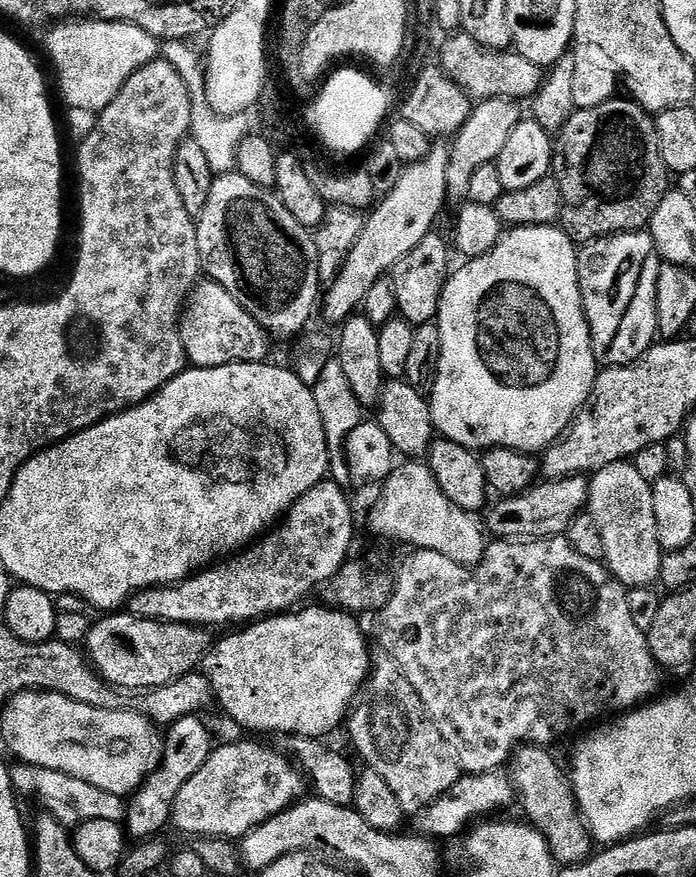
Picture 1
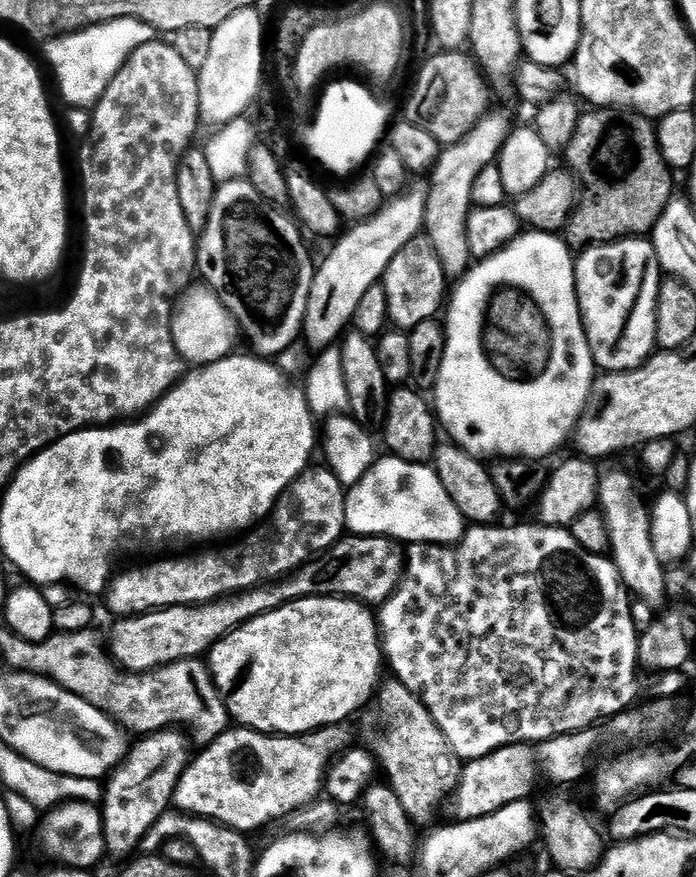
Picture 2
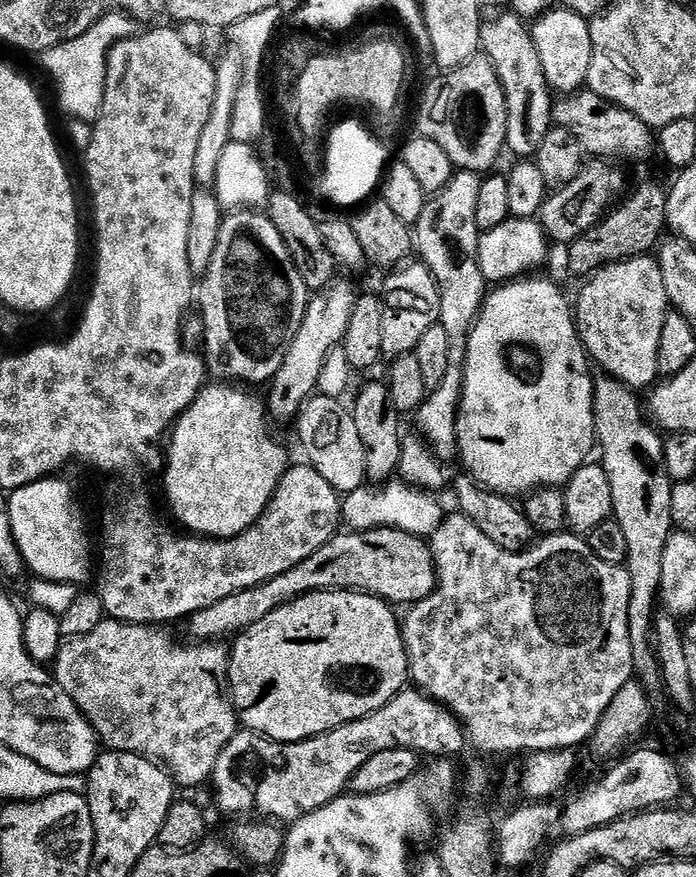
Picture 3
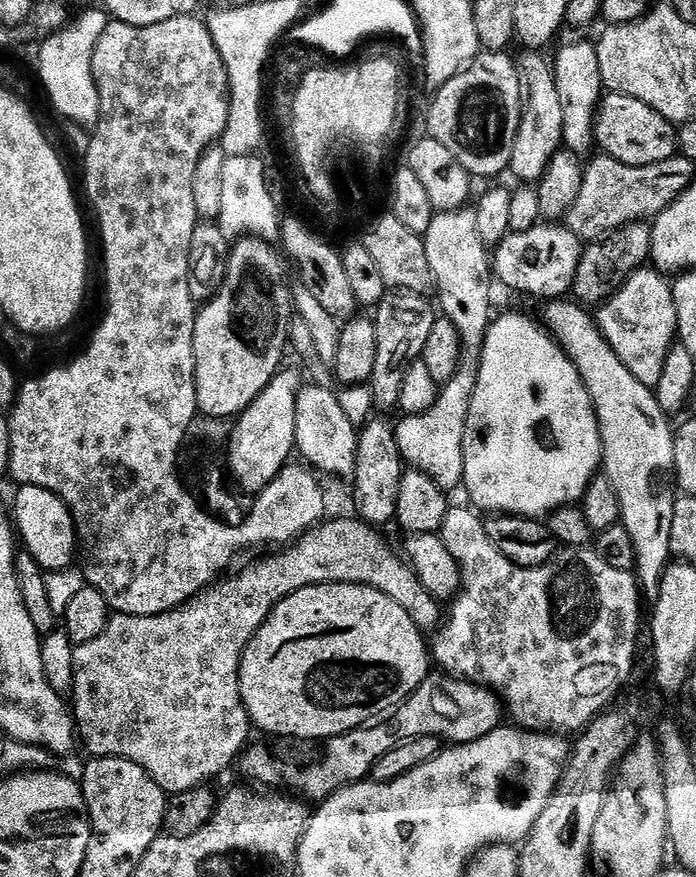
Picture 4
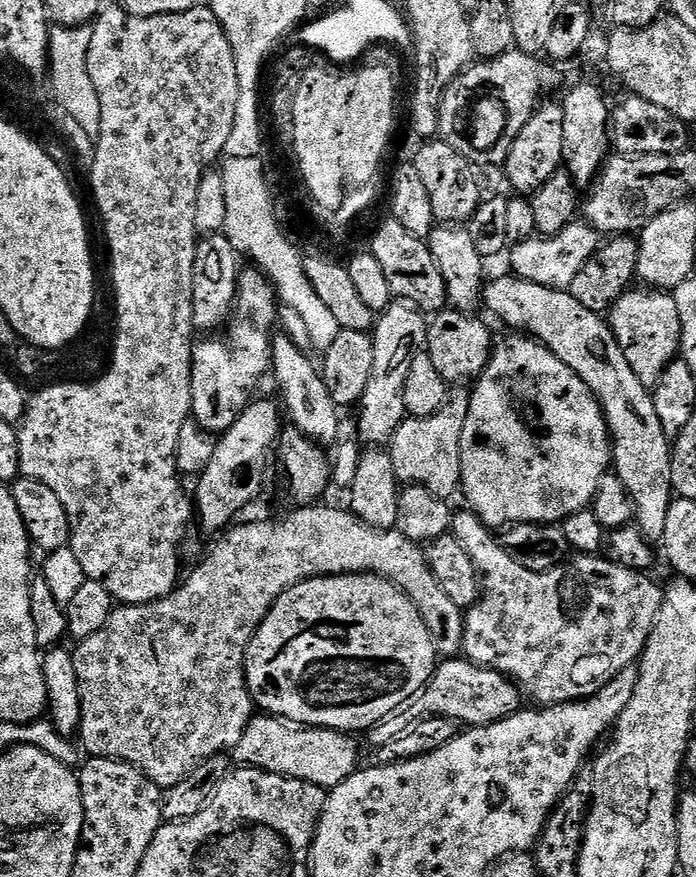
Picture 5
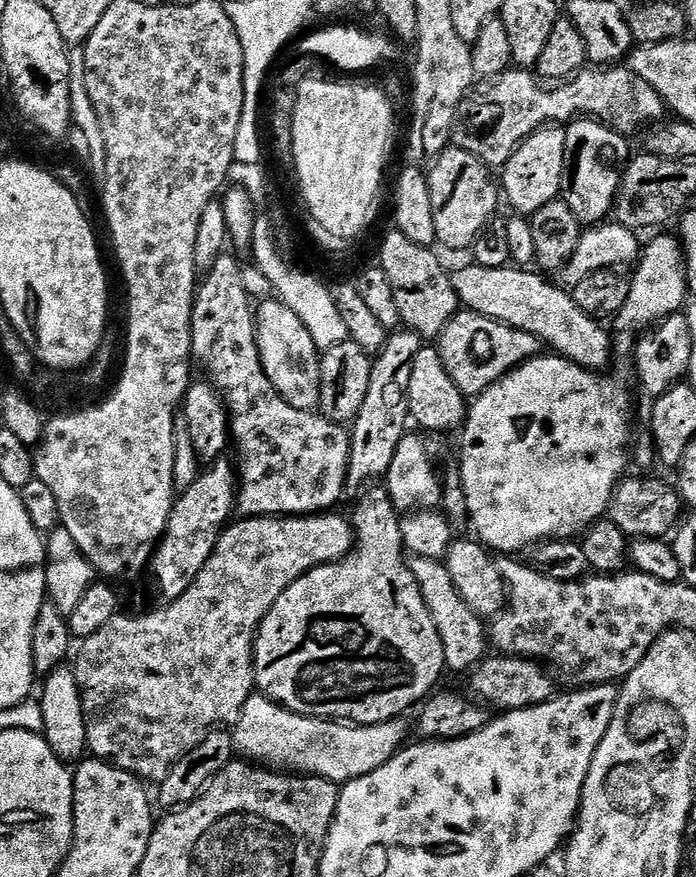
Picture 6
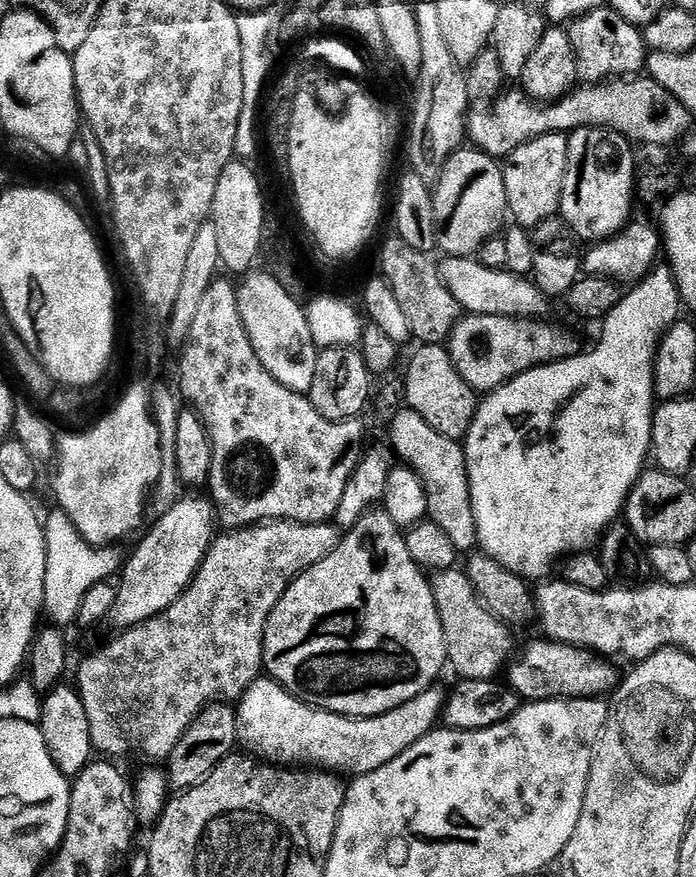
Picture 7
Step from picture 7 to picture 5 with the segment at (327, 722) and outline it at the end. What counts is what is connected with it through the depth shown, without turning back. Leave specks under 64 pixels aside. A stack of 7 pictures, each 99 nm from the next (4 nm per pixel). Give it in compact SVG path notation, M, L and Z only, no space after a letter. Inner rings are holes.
M256 714L246 726L242 738L238 738L238 746L231 749L230 756L237 765L261 768L263 772L289 776L331 790L357 771L360 752L352 740L355 739L351 735L332 728L297 726L274 716Z

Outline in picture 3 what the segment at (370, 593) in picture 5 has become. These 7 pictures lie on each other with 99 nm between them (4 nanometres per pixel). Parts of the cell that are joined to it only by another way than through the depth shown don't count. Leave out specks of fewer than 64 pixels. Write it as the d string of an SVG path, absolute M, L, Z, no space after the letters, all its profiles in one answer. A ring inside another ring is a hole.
M321 590L318 592L307 592L304 596L283 604L281 608L275 608L266 618L254 622L254 626L244 629L235 637L236 645L233 643L228 657L227 683L230 685L230 699L236 710L239 723L249 732L256 732L260 736L266 736L269 740L277 740L283 744L309 740L320 736L324 732L334 730L343 724L354 722L390 702L400 692L404 691L409 683L408 674L408 651L404 645L404 634L401 621L395 616L393 605L387 600L381 600L378 596L369 596L367 592L354 592L351 590Z

